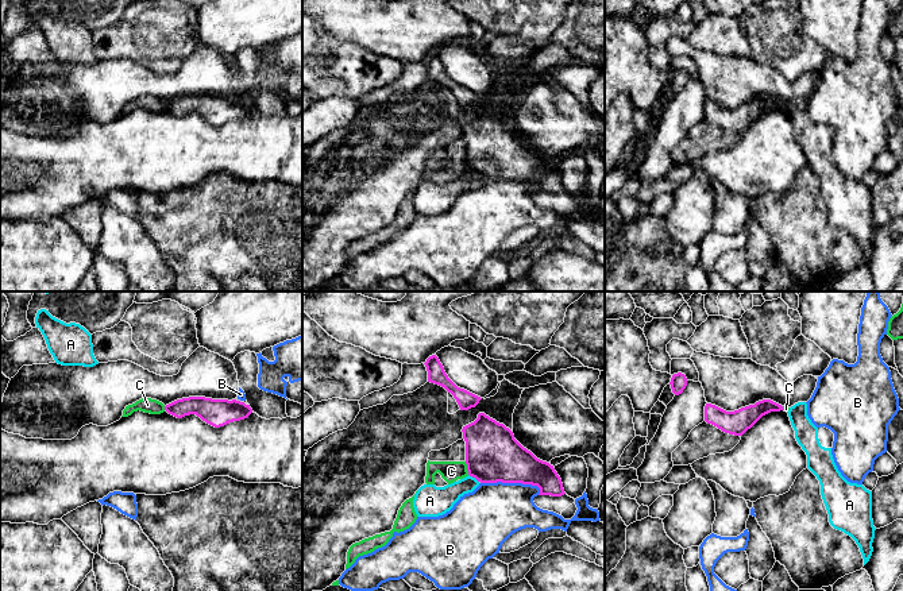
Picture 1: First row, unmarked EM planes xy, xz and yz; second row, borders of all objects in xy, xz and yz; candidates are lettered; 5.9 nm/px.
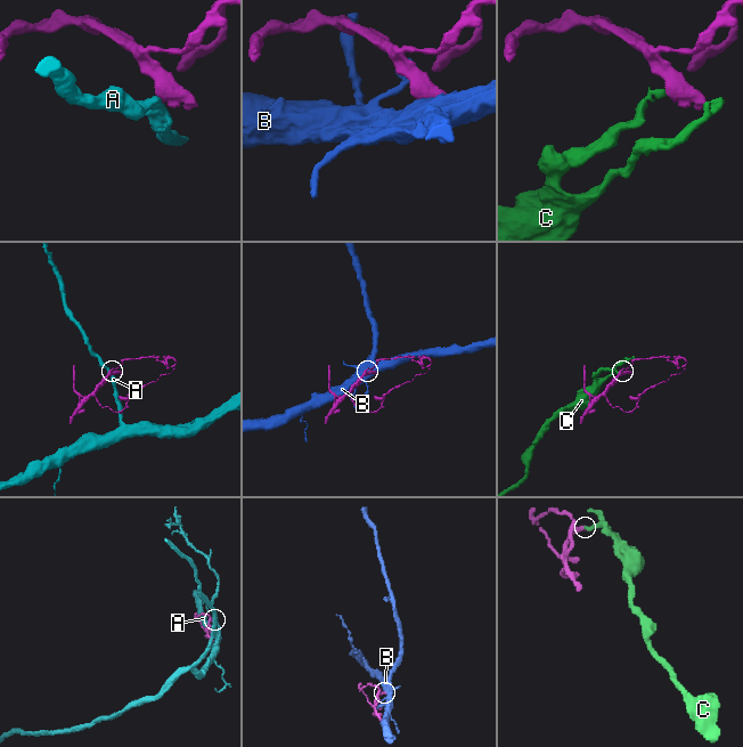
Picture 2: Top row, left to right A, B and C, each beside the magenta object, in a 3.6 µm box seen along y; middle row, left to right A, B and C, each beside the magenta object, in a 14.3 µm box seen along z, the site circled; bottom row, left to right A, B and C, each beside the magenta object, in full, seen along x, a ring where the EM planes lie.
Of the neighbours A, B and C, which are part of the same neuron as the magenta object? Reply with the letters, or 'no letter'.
no letter

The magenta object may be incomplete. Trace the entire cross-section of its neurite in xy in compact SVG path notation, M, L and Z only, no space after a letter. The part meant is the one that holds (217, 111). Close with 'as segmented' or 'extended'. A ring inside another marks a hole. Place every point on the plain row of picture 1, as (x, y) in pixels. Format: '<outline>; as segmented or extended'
M205 94L177 97L166 103L165 108L177 116L196 112L215 125L244 117L252 111L250 103L246 103L244 100L236 97L212 97Z; as segmented

